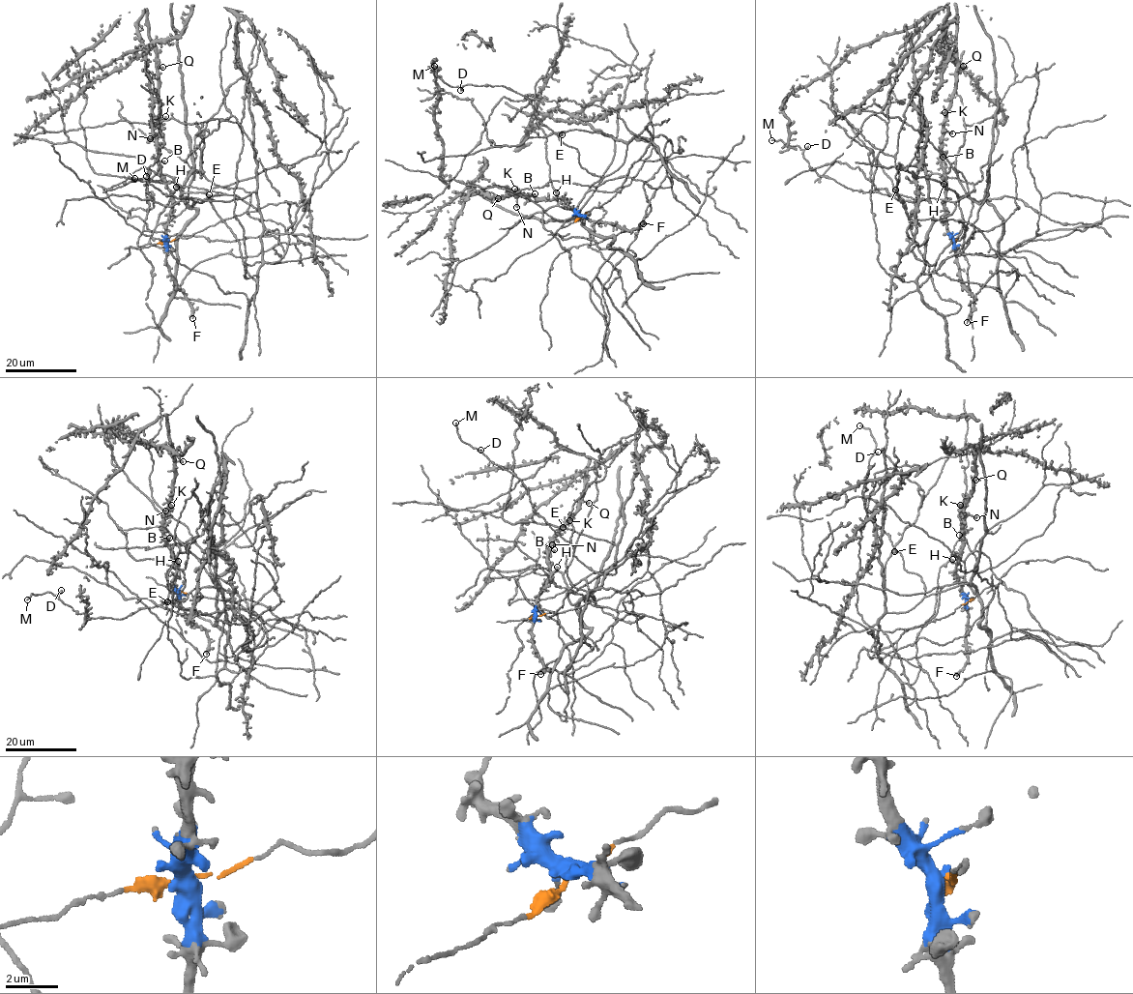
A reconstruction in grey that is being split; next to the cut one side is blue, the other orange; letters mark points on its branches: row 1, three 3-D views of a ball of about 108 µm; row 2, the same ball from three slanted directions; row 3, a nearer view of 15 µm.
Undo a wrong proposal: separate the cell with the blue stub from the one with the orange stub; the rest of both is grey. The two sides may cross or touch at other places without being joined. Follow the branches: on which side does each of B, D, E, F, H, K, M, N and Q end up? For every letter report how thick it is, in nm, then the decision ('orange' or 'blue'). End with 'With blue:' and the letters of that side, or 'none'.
B: calibre 360 nm; blue
D: calibre 360 nm; orange
E: calibre 440 nm; orange
F: calibre 190 nm; blue
H: calibre 460 nm; blue
K: calibre 320 nm; blue
M: calibre 160 nm; orange
N: calibre 400 nm; blue
Q: calibre 460 nm; blue
With blue: B, F, H, K, N, Q

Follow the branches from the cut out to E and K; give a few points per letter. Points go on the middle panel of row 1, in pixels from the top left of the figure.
E: (580, 216), (629, 185), (650, 155), (648, 102), (648, 125), (605, 176), (581, 165), (562, 135)
K: (580, 216), (564, 199), (515, 193), (515, 189)

